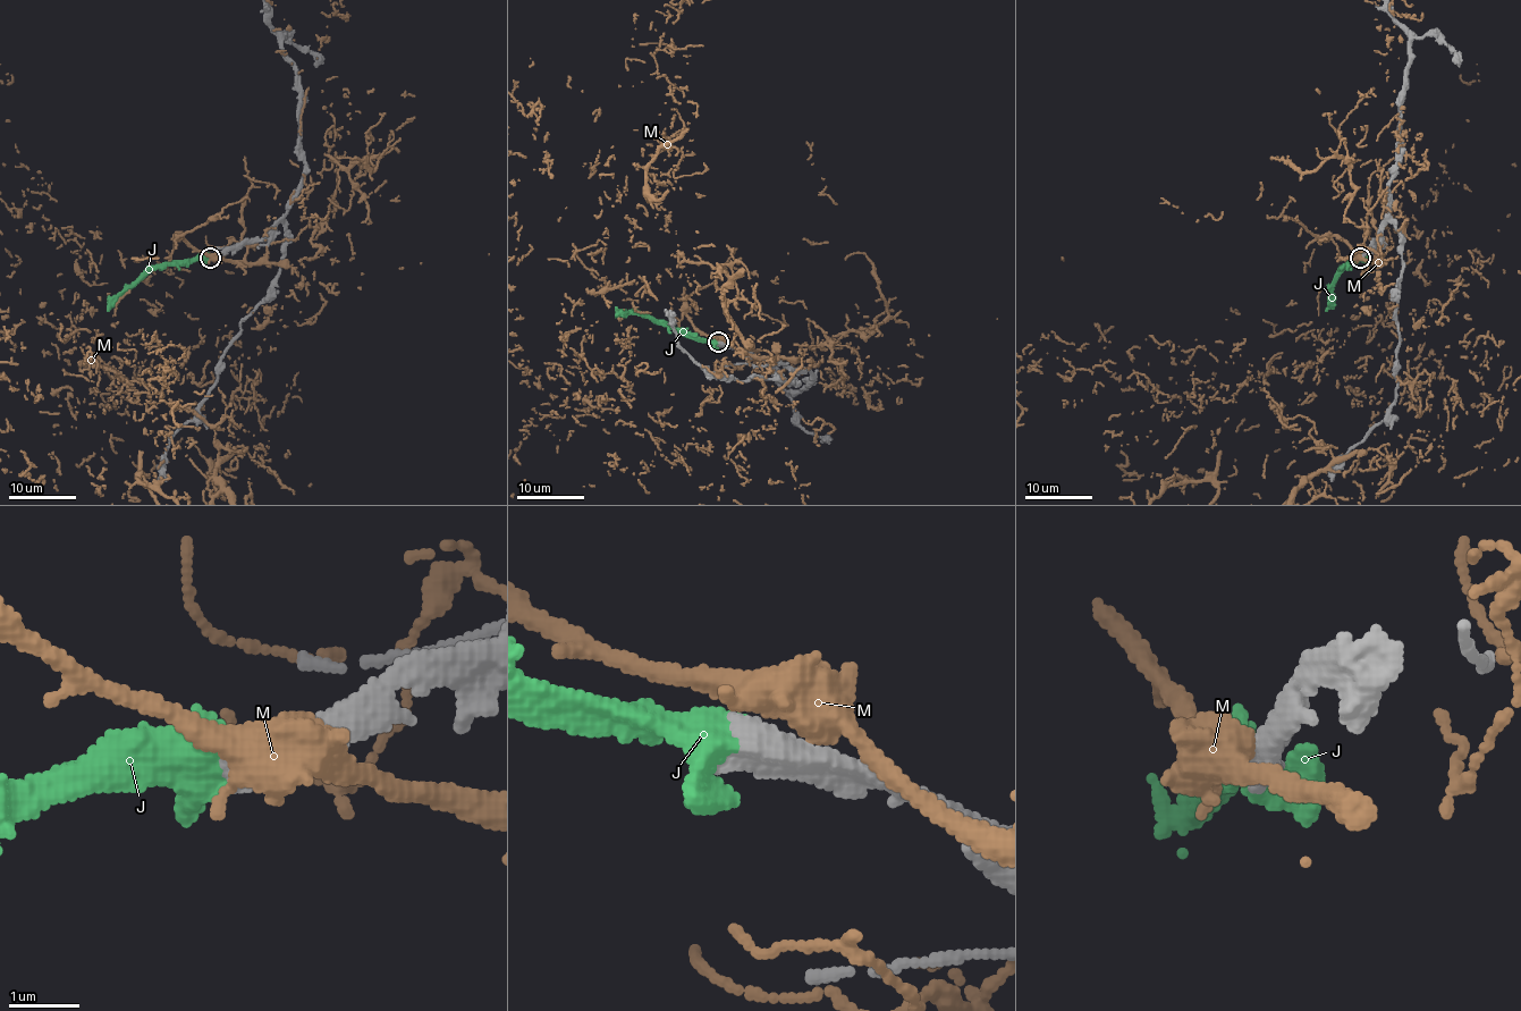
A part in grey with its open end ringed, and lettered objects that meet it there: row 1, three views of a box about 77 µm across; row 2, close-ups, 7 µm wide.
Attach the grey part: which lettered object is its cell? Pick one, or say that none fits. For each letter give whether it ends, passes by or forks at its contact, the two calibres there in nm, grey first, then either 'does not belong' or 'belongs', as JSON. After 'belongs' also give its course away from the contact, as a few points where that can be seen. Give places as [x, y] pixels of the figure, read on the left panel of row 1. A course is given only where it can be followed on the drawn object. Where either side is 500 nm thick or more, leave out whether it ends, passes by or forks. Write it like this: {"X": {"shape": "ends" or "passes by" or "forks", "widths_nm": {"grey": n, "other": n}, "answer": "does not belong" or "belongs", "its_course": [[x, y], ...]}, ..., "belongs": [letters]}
{"J": {"widths_nm": {"grey": 550, "other": 360}, "answer": "belongs", "its_course": [[209, 258], [172, 261], [148, 271], [107, 311]]}, "M": {"widths_nm": {"grey": 650, "other": 480}, "answer": "does not belong"}, "belongs": ["J"]}

